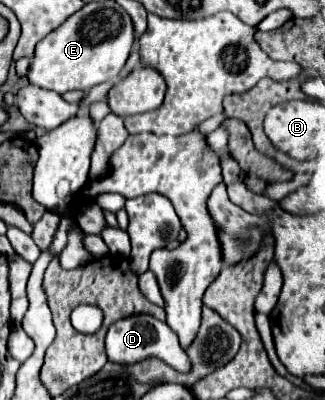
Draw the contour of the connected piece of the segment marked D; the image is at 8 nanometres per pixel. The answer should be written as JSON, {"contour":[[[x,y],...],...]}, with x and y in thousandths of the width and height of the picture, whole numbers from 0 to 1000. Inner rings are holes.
{"contour":[[[418,788],[418,793],[388,793],[338,813],[326,833],[326,888],[332,903],[363,908],[363,913],[412,913],[449,898],[498,898],[523,918],[535,918],[548,933],[585,933],[591,913],[566,873],[554,873],[542,833],[517,823],[511,808],[462,793],[462,788]]]}

